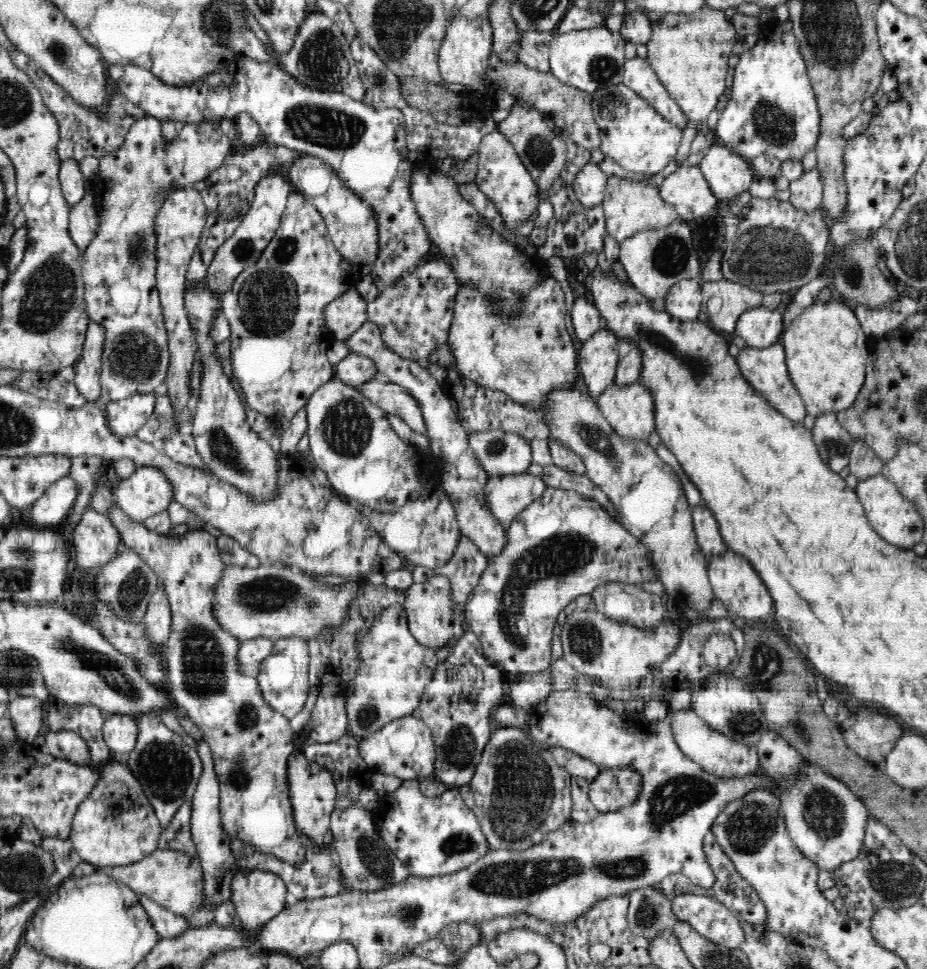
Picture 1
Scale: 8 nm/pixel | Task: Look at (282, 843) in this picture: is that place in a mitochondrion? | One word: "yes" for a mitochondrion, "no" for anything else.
no

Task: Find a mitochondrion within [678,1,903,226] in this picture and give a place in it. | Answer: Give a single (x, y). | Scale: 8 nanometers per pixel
(776, 125)

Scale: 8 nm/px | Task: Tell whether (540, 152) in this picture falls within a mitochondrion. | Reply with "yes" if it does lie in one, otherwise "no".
yes

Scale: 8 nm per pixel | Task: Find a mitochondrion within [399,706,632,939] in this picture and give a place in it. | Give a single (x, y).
(523, 793)

